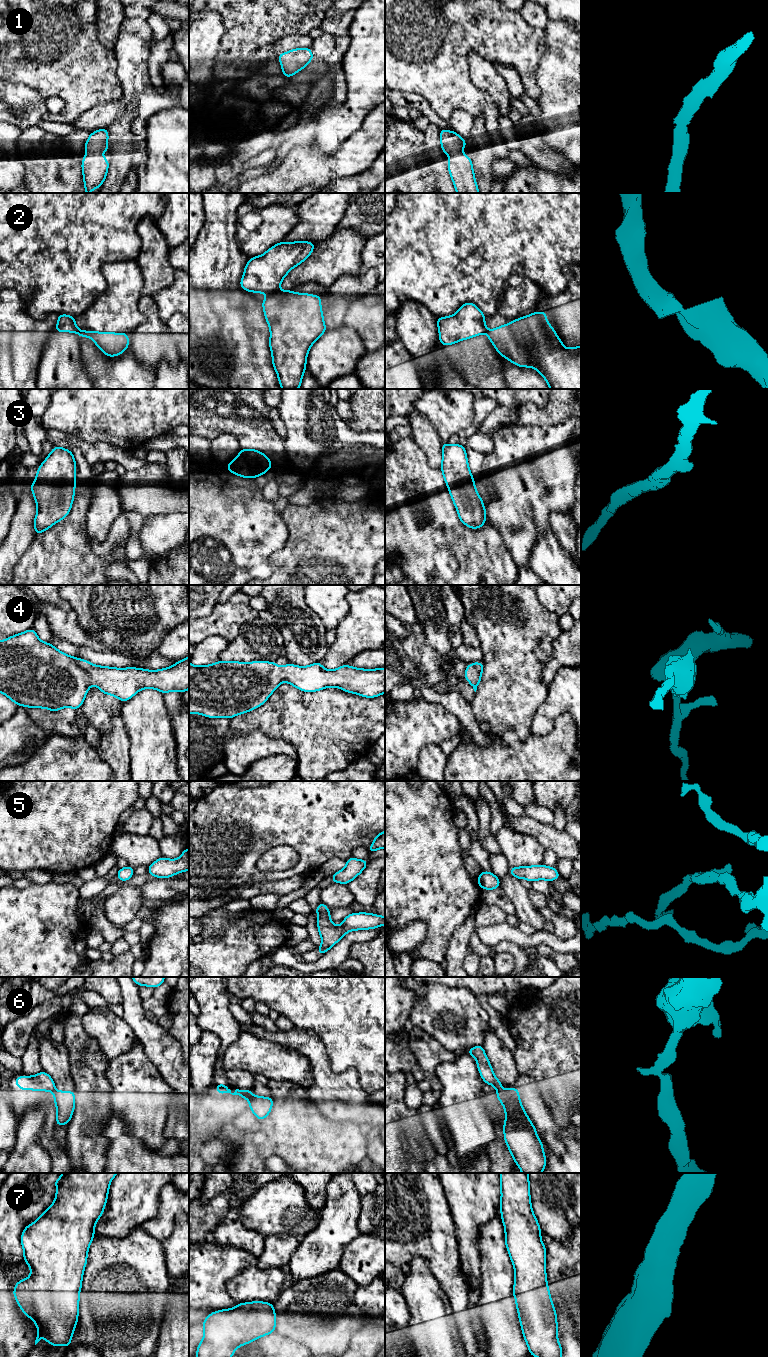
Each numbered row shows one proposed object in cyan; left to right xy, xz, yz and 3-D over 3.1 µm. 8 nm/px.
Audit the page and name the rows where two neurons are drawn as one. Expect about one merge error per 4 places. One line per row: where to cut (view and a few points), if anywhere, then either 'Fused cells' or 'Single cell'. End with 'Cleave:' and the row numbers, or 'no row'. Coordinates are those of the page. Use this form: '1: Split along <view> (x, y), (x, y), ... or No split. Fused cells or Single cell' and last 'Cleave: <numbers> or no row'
1: No split. Single cell
2: Split along xz (278, 290), (271, 294). Fused cells
3: No split. Single cell
4: No split. Single cell
5: No split. Single cell
6: Split along xz (251, 1096), (249, 1099). Fused cells
7: No split. Single cell
Cleave: 2, 6

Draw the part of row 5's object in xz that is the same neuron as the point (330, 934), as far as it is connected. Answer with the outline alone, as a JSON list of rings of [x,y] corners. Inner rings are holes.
[[[322,902],[313,910],[318,913],[317,924],[322,944],[317,948],[320,956],[333,947],[346,933],[353,930],[375,929],[385,925],[385,916],[371,913],[350,913],[343,919],[341,926],[336,927],[330,919],[330,911]]]

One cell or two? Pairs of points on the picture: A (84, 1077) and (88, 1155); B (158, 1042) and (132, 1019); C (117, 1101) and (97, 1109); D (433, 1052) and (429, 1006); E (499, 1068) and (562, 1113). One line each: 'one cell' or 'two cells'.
A: one cell
B: one cell
C: two cells
D: two cells
E: two cells

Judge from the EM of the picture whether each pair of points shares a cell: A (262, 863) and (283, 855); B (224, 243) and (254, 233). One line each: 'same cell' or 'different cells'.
A: same cell
B: different cells

